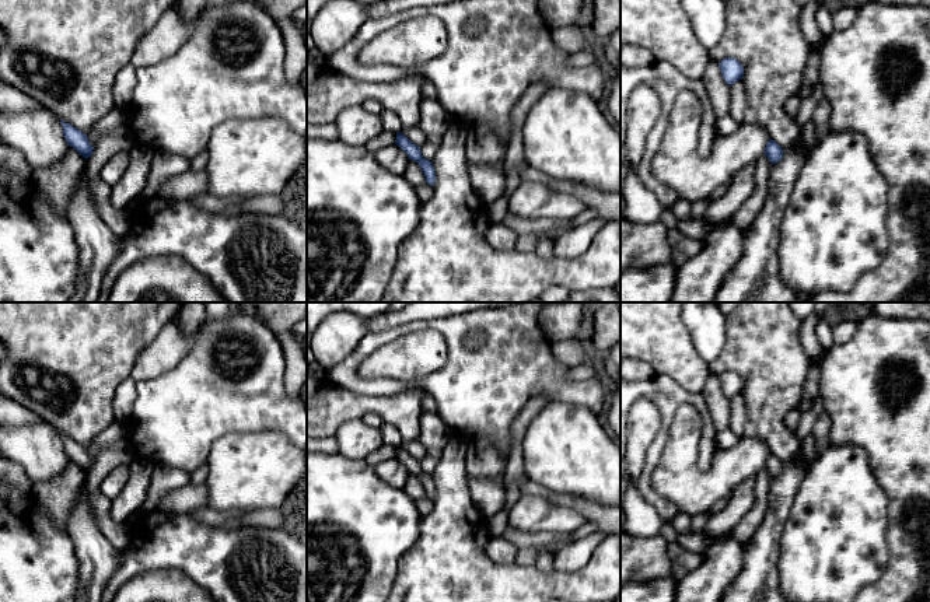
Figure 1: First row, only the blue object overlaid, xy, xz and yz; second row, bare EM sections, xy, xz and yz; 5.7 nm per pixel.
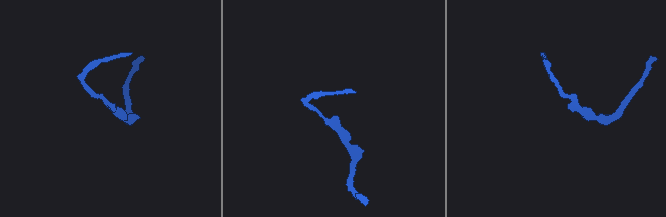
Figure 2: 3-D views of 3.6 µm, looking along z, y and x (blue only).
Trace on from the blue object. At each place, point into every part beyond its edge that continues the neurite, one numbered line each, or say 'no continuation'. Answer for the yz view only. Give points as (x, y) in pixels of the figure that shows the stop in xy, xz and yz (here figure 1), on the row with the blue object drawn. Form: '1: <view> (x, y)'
no continuation

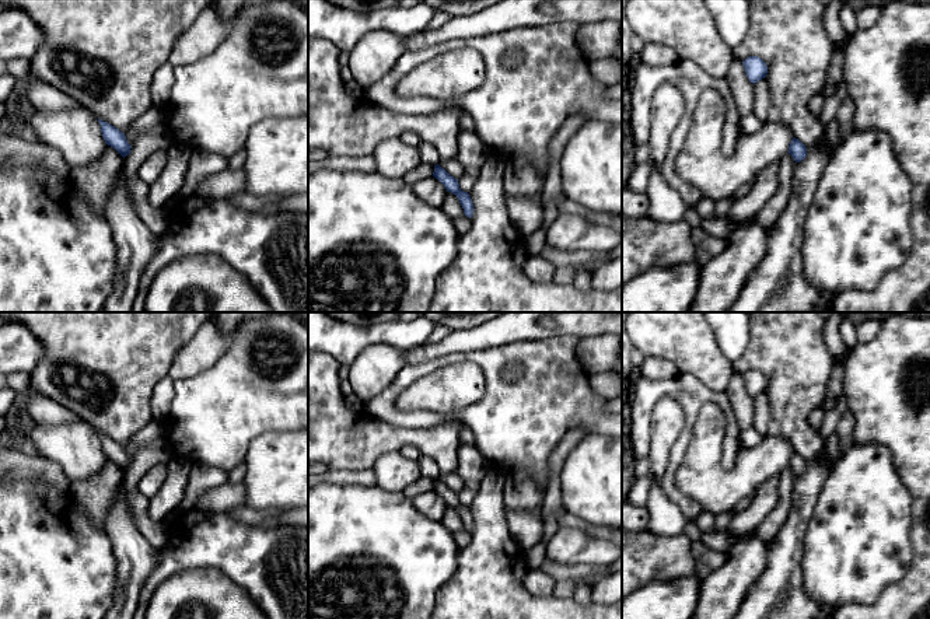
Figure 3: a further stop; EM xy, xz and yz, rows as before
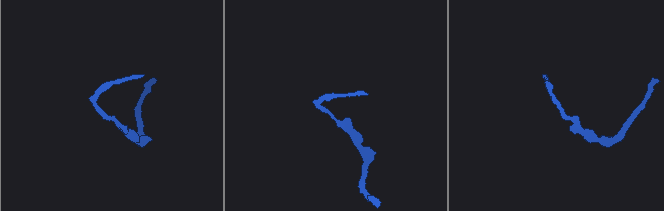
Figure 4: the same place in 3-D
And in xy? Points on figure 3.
no continuation

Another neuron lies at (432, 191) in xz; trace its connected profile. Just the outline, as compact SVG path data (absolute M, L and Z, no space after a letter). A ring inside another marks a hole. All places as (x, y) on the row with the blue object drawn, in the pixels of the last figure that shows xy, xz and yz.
M433 175L412 185L412 189L420 200L434 207L441 207L447 195L445 186Z

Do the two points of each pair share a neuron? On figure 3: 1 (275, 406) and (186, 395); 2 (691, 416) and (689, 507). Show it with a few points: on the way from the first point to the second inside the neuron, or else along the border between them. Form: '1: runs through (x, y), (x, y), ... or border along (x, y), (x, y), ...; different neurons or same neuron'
1: runs through (252, 401), (209, 401); same neuron
2: runs through (684, 439), (670, 472), (670, 486); same neuron

